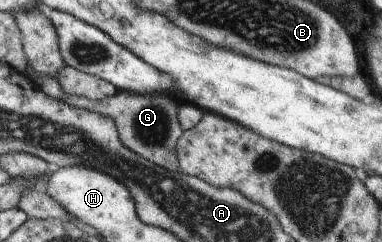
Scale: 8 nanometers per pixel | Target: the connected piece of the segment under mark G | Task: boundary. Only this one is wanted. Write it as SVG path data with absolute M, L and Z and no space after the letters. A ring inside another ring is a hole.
M116 91L112 96L102 98L102 100L88 100L84 97L72 96L72 94L65 94L64 97L54 98L54 100L90 112L98 112L102 116L110 116L116 124L120 142L129 151L166 170L179 170L178 158L176 158L176 142L178 142L183 130L177 120L177 106L170 96Z

